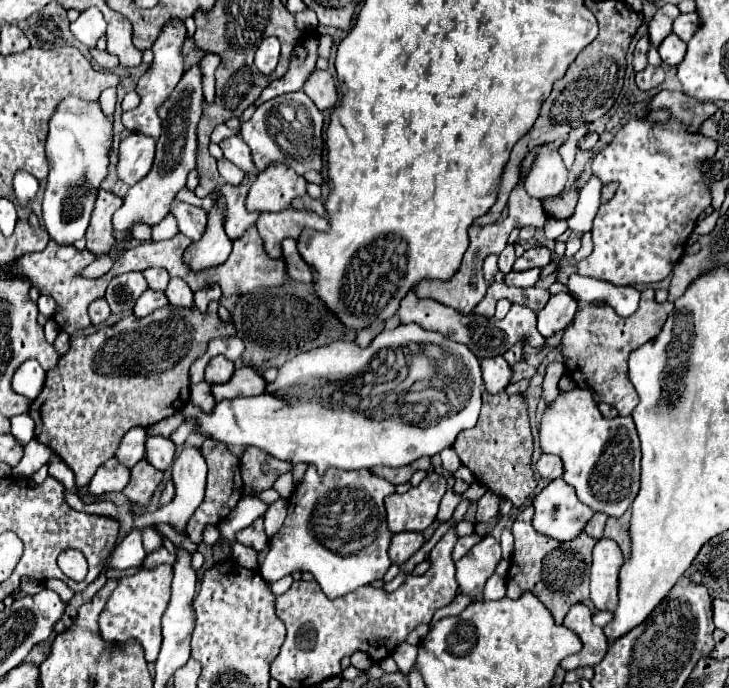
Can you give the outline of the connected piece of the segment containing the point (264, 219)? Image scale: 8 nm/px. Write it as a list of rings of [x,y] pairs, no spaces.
[[[285,209],[279,213],[259,213],[257,231],[263,239],[263,247],[269,257],[281,257],[281,241],[285,237],[299,237],[301,227],[305,227],[303,211]]]

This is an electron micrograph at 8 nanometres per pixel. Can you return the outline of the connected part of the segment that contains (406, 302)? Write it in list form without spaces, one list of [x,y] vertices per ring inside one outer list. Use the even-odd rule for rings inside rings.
[[[409,291],[409,295],[403,297],[397,313],[401,317],[401,323],[417,323],[427,331],[437,331],[437,333],[449,337],[451,341],[469,345],[469,349],[473,349],[473,353],[477,353],[479,359],[503,355],[519,341],[525,341],[525,345],[531,345],[531,347],[545,345],[545,339],[537,333],[537,327],[535,327],[535,319],[537,319],[535,311],[531,311],[529,307],[523,307],[523,305],[513,305],[509,309],[507,317],[501,321],[495,317],[489,317],[489,319],[487,317],[461,317],[461,313],[457,313],[455,309],[449,309],[437,301],[419,299],[415,295],[415,291]]]

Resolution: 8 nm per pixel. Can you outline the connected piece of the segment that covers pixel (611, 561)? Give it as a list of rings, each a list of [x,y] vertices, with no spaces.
[[[599,539],[593,547],[591,565],[591,601],[599,611],[617,607],[617,573],[623,565],[623,553],[617,543]]]

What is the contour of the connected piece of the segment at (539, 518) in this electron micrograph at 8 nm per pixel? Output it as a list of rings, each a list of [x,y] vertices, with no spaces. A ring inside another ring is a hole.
[[[563,479],[551,481],[533,501],[533,527],[557,541],[571,541],[593,517],[593,509],[583,505]]]

